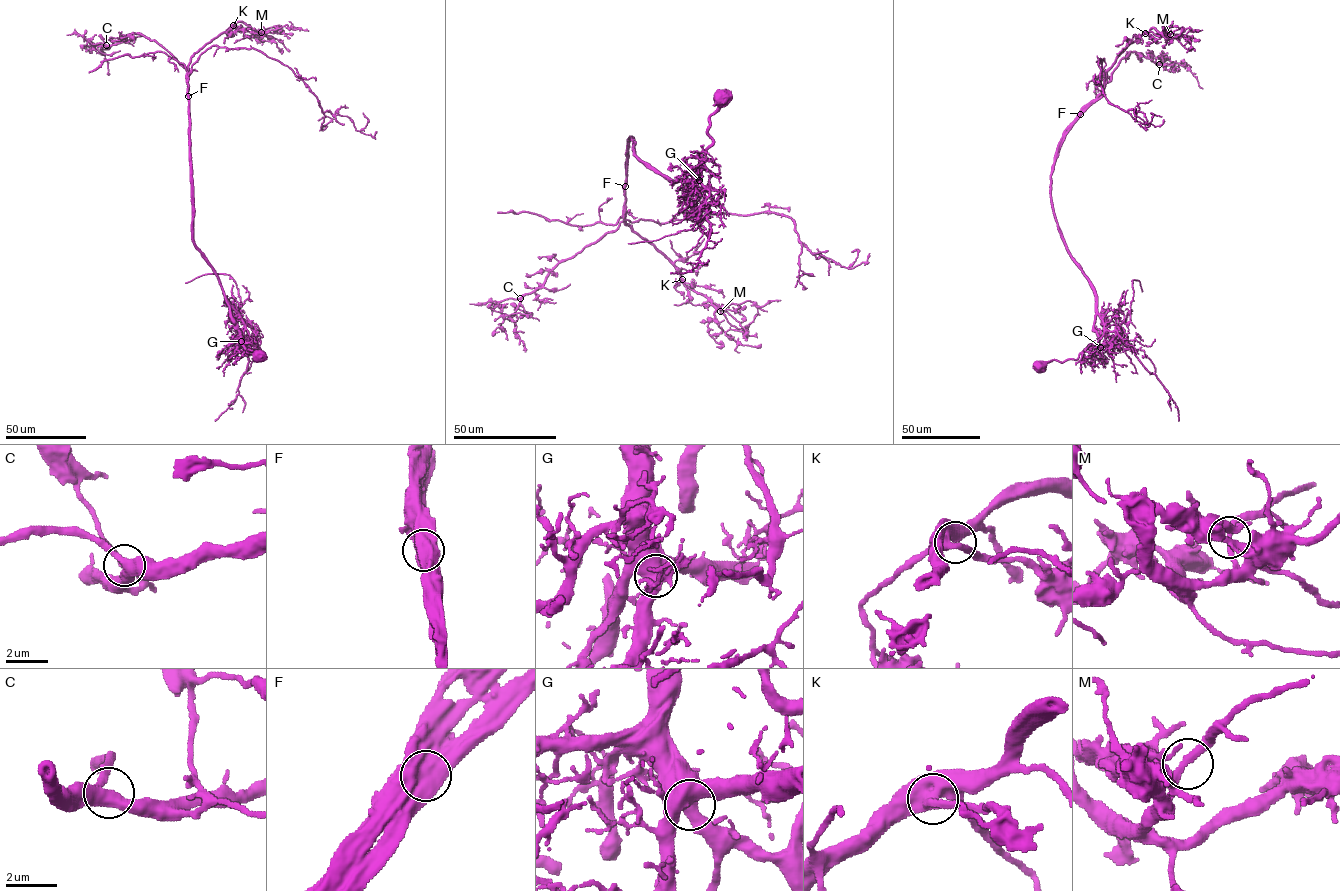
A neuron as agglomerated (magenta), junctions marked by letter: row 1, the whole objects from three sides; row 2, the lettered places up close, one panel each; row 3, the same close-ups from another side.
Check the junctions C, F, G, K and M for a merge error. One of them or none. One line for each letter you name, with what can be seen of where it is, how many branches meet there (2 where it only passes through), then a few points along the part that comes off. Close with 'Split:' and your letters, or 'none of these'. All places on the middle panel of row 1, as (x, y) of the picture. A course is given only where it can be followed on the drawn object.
F: (625, 186) | 2 | (625, 186), (630, 136), (636, 157), (650, 169), (672, 183), (705, 186), (707, 245), (696, 266), (670, 273)
Split: F

